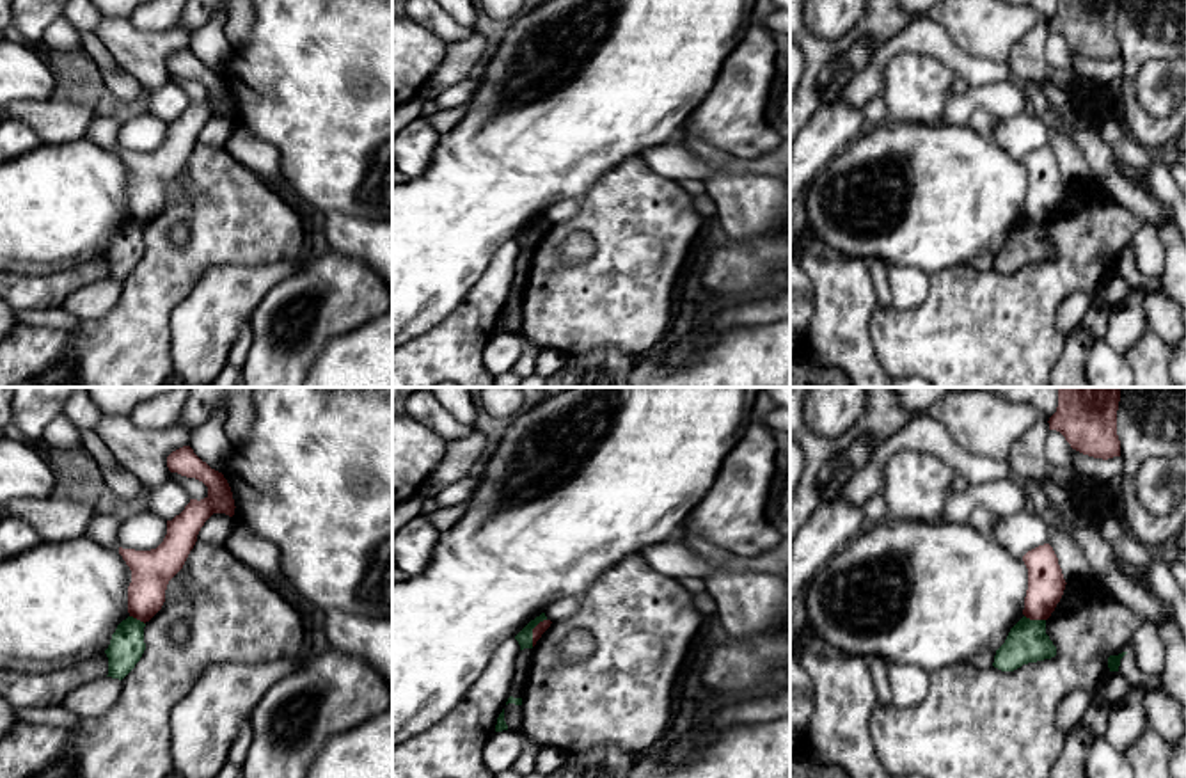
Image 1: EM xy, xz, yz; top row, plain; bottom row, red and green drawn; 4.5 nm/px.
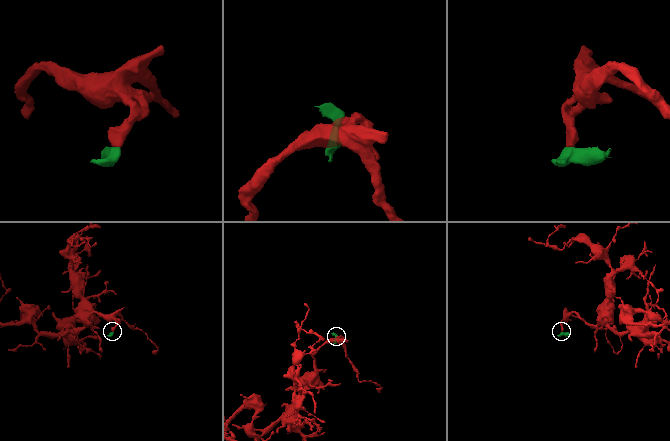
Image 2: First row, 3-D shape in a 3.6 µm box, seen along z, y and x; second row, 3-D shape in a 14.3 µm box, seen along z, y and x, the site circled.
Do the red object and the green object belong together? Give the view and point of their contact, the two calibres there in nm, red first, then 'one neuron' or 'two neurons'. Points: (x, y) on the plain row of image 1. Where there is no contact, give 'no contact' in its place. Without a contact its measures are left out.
xz (533, 233) | 50/70 nm | two neurons

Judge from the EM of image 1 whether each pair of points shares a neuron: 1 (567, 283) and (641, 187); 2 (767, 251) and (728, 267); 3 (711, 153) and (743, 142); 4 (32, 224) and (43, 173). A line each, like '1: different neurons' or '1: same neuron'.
1: same neuron
2: same neuron
3: different neurons
4: same neuron

